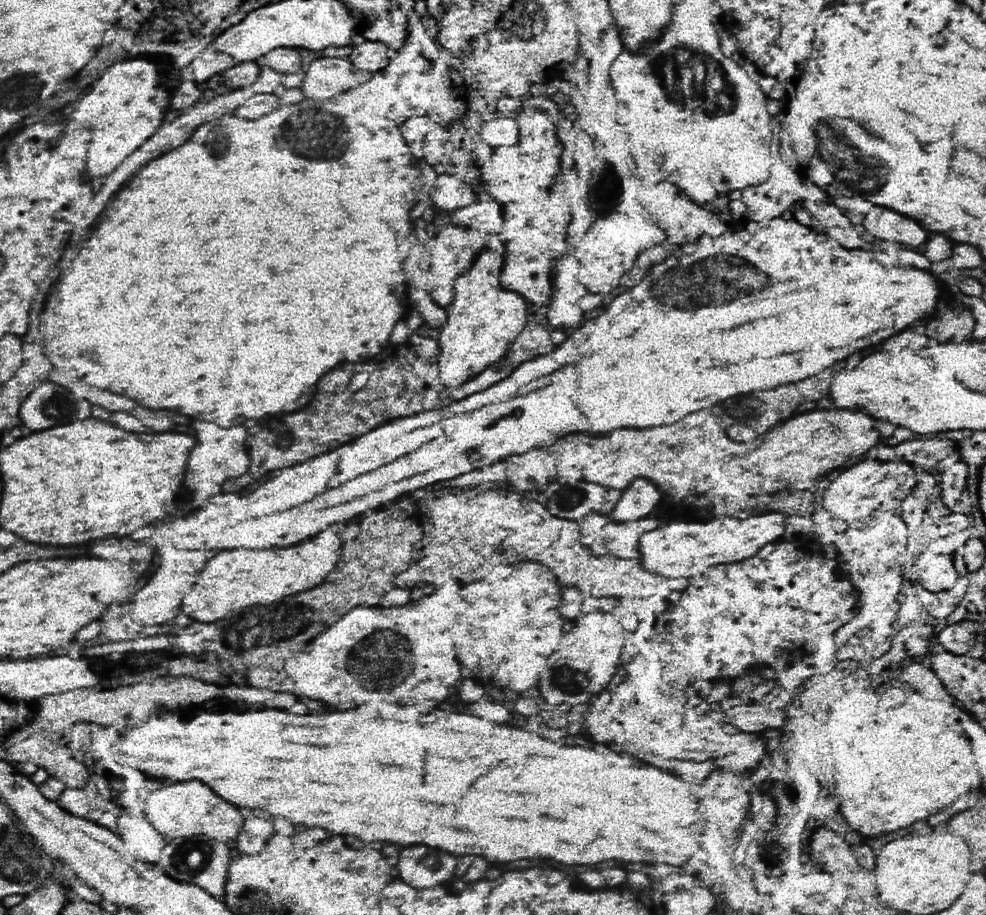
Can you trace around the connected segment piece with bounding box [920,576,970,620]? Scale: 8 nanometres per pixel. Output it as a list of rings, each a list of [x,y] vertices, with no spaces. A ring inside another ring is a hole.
[[[960,576],[950,590],[944,590],[944,592],[922,590],[922,596],[920,596],[922,606],[936,620],[946,620],[956,610],[956,606],[962,602],[968,588],[970,588],[970,580],[966,576]]]

